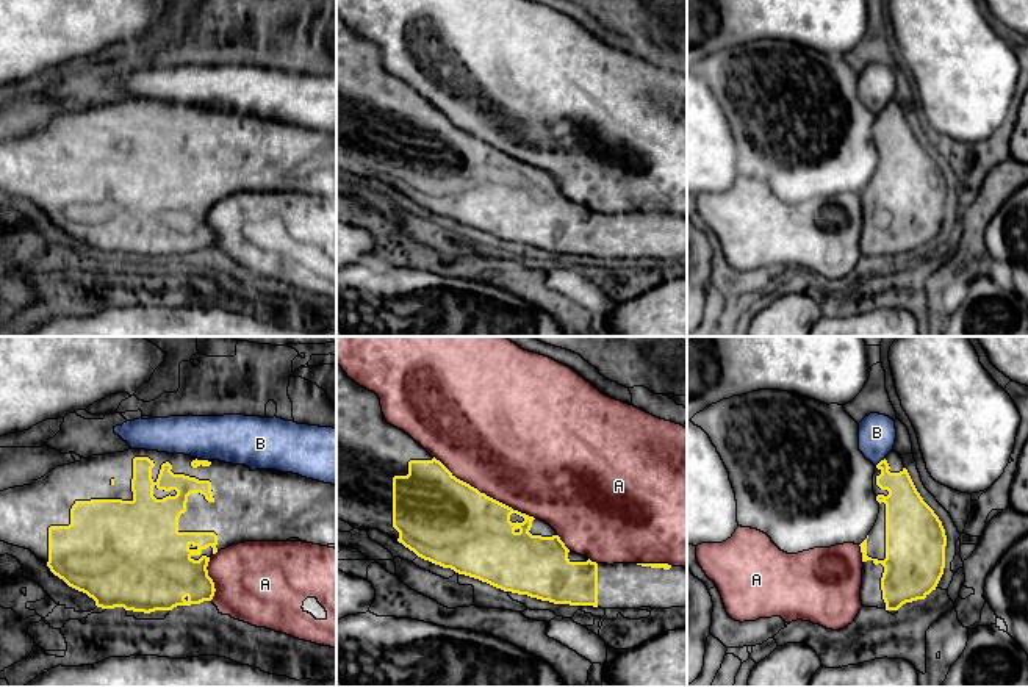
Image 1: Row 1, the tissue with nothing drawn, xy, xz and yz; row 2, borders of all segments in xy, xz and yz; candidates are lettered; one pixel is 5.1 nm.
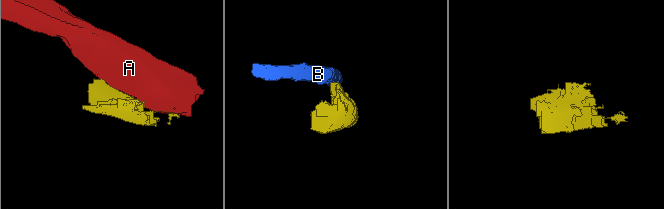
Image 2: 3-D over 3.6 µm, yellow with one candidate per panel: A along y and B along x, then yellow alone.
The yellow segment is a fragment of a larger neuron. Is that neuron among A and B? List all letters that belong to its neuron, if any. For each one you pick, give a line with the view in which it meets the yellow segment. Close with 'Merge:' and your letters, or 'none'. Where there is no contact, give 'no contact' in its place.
Merge: none

